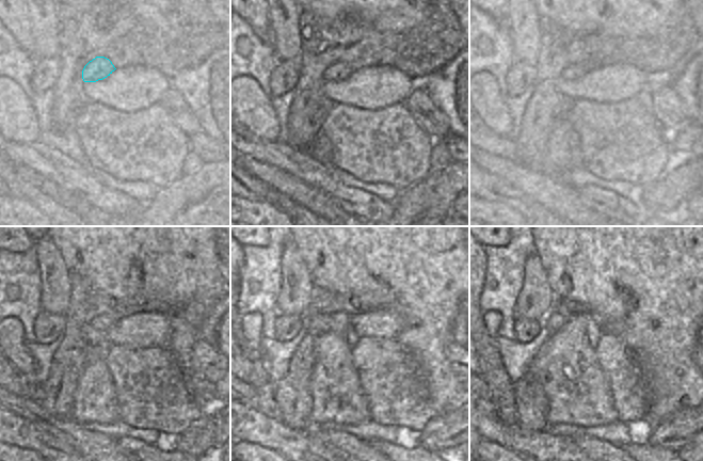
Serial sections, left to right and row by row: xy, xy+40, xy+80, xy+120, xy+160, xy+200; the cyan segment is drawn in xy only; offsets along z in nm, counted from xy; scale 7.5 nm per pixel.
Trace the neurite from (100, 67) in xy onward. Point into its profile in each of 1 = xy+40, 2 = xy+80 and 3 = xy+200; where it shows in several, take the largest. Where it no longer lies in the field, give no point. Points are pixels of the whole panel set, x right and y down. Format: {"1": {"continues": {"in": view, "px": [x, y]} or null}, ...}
{"1": {"continues": {"in": "xy+40", "px": [339, 70]}}, "2": {"continues": {"in": "xy+80", "px": [573, 72]}}, "3": {"continues": {"in": "xy+200", "px": [579, 394]}}}

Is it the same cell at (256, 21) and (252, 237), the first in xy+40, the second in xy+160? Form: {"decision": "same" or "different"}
{"decision": "same"}

